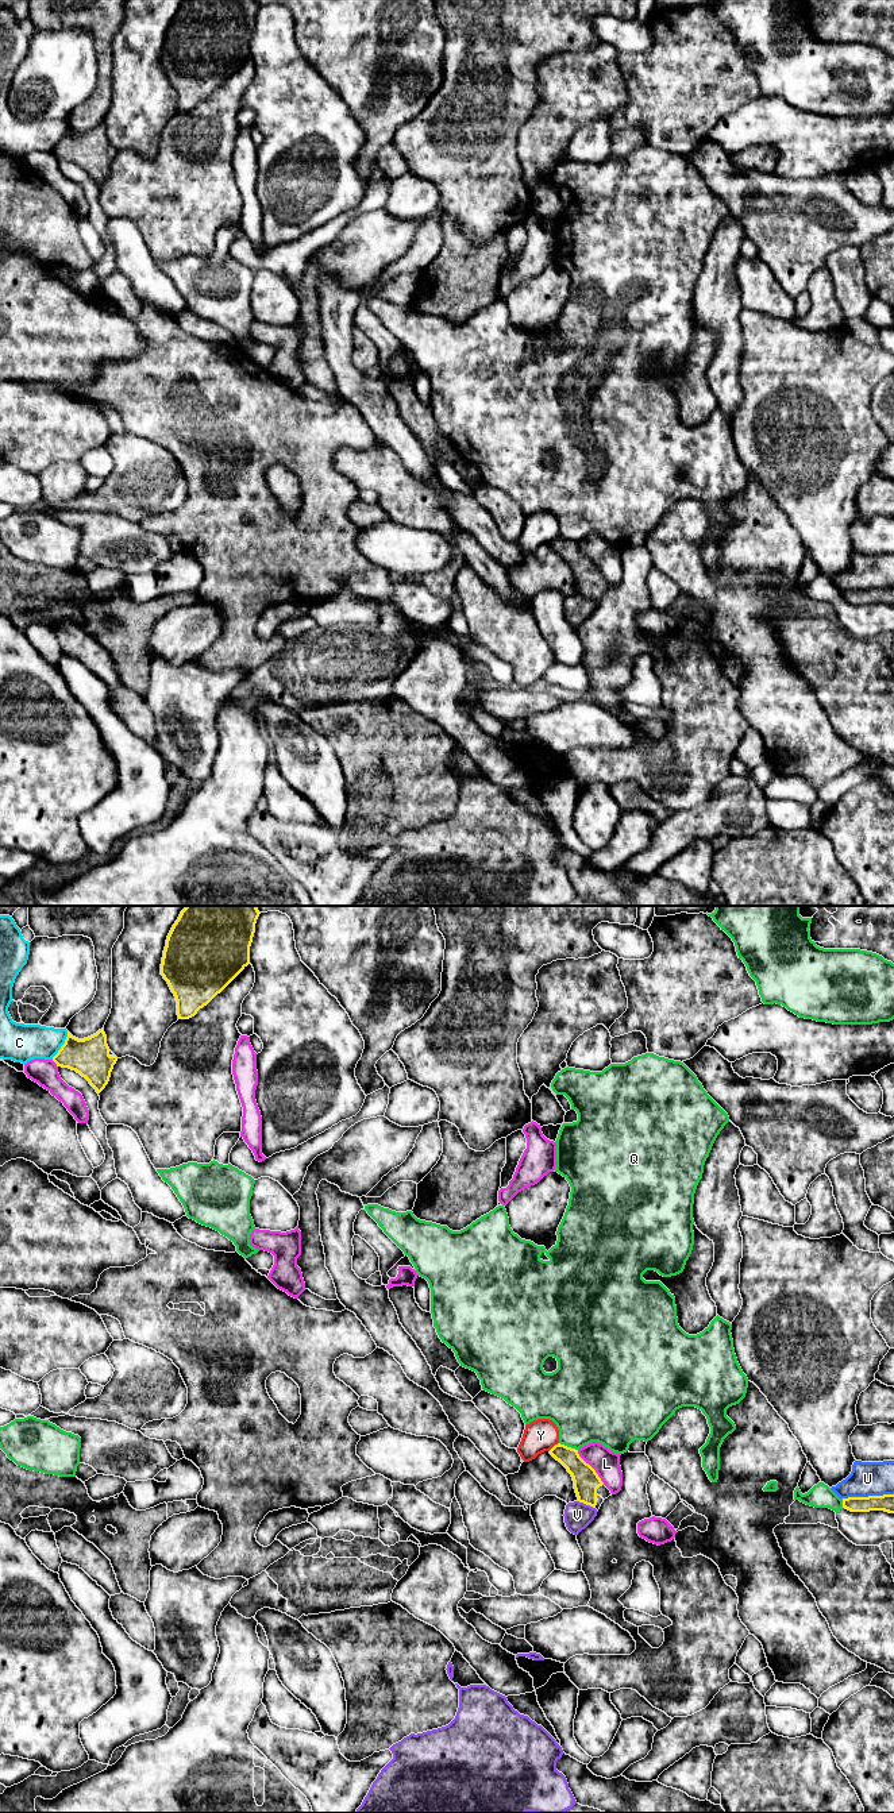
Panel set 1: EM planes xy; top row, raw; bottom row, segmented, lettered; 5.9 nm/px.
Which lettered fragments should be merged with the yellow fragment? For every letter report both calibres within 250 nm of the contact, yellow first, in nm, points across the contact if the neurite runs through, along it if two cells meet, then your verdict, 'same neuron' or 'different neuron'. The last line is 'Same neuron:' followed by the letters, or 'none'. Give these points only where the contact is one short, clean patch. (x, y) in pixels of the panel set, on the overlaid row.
C: calibres 240 and 220 nm; border xy (68, 1032), (64, 1044), (51, 1059); different neuron
L: calibres 160 and 160 nm; different neuron
Q: calibres 160 and 400 nm; different neuron
U: calibres 100 and 200 nm; different neuron
V: calibres 160 and 160 nm; border xy (578, 1500), (594, 1508); different neuron
Y: calibres 140 and 200 nm; border xy (558, 1442), (548, 1450); different neuron
Same neuron: none

